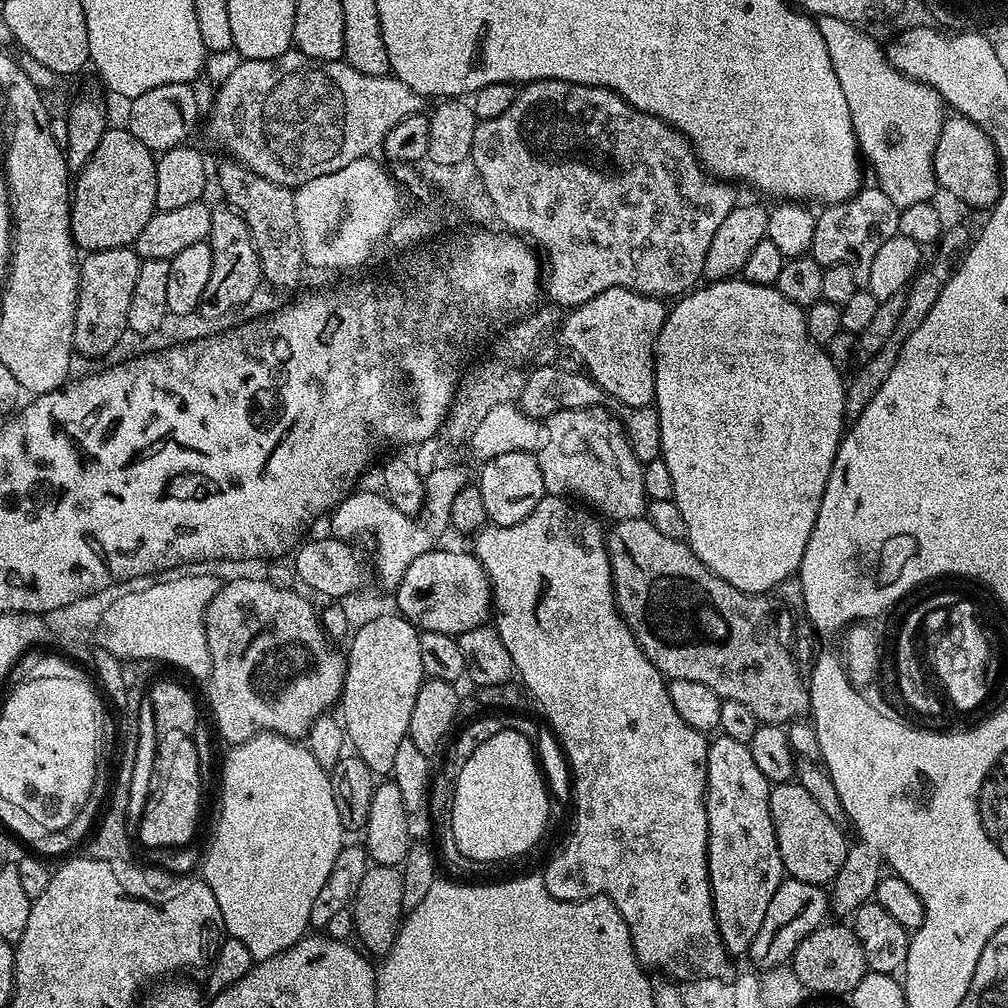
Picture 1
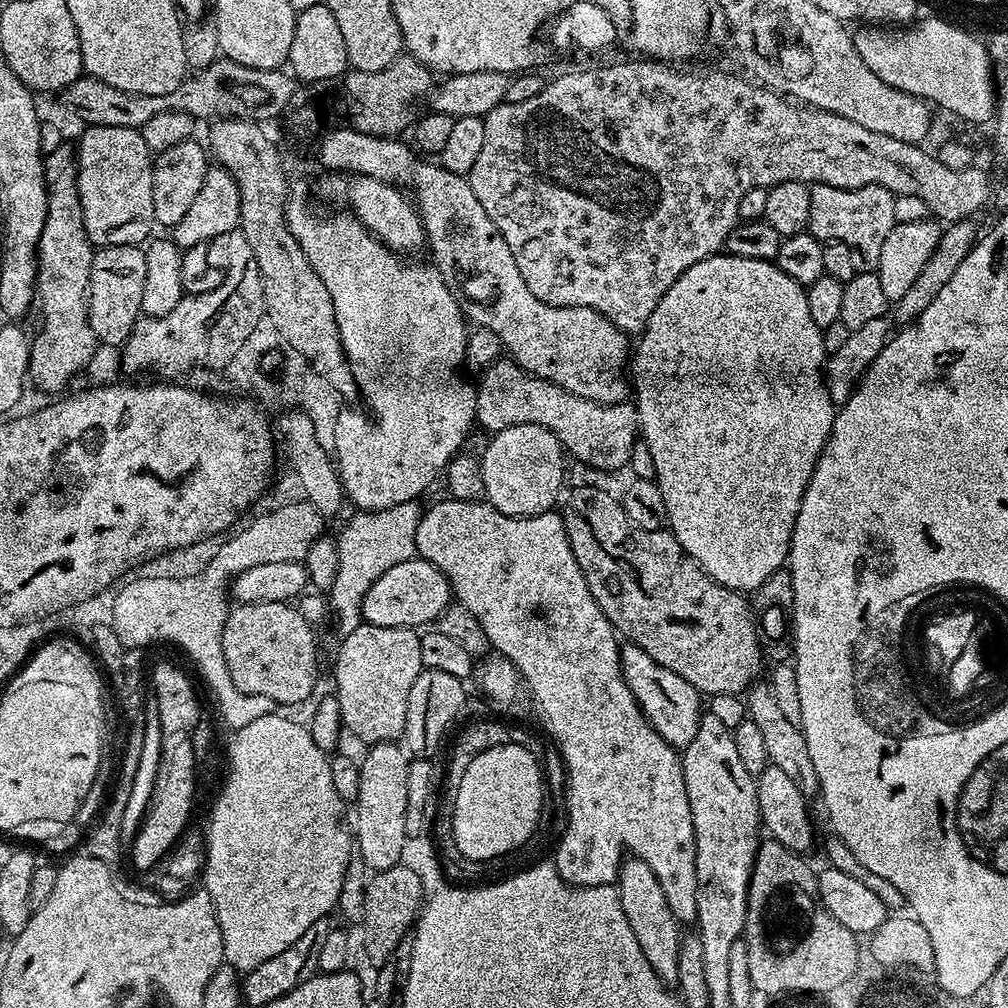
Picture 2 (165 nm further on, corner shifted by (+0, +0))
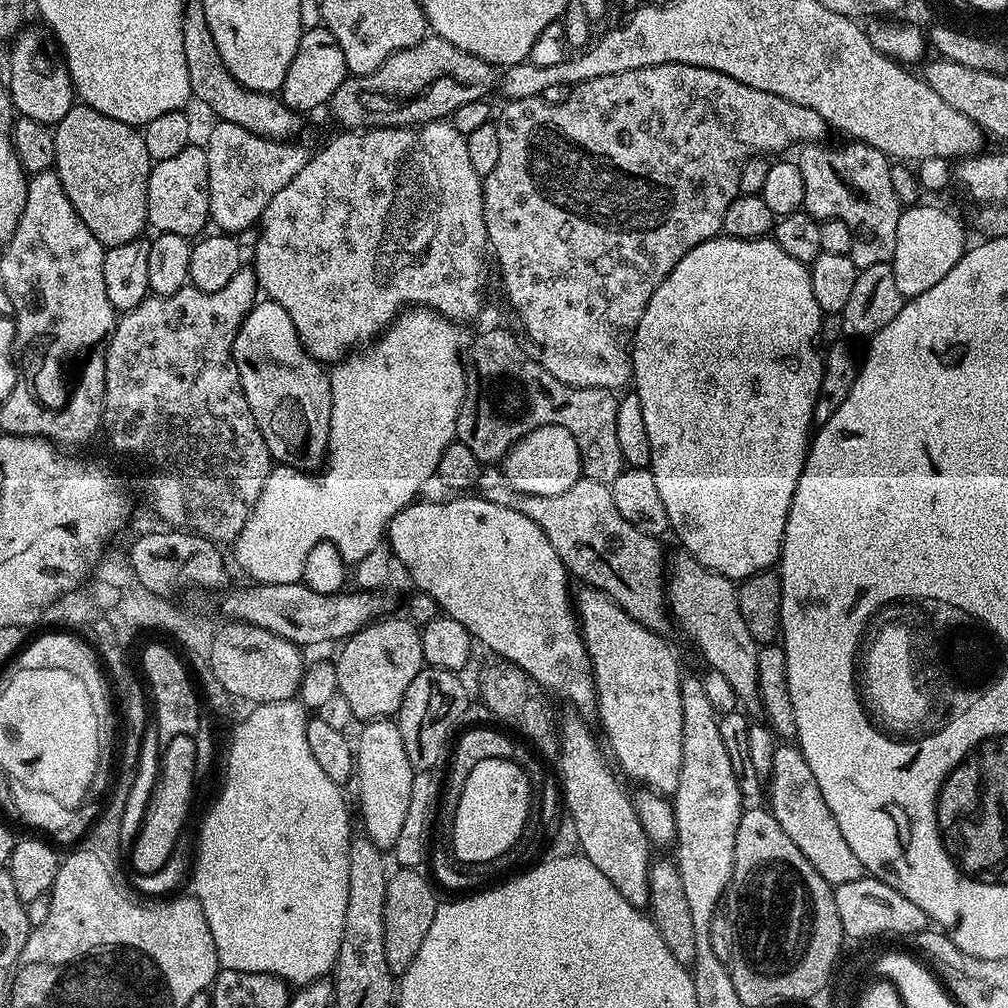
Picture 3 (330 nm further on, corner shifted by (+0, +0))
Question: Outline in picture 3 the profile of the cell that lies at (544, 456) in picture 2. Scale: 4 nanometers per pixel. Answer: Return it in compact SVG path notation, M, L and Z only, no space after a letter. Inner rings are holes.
M542 426L525 433L512 445L502 461L502 467L503 479L512 491L536 497L562 494L581 479L583 473L574 436L562 426Z

